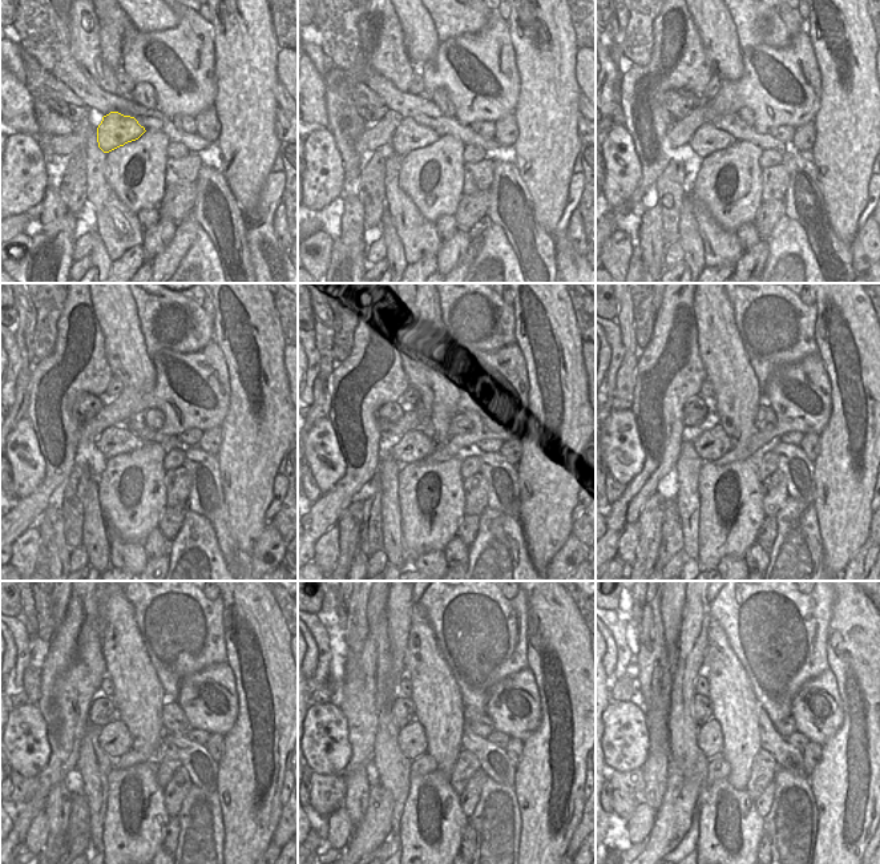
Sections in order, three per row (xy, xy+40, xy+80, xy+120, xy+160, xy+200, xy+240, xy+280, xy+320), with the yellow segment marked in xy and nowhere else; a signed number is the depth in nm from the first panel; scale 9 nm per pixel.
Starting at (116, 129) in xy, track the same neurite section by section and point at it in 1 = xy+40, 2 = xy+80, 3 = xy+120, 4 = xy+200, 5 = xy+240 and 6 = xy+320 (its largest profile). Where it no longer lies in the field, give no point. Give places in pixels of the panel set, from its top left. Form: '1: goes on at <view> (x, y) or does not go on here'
1: goes on at xy+40 (410, 134)
2: goes on at xy+80 (707, 138)
3: goes on at xy+120 (114, 440)
4: goes on at xy+200 (711, 444)
5: goes on at xy+240 (114, 739)
6: goes on at xy+320 (710, 741)

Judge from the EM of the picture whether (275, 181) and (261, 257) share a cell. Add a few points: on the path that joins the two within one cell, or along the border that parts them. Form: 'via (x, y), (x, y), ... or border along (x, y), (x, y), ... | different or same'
via (269, 200), (259, 238) | same

